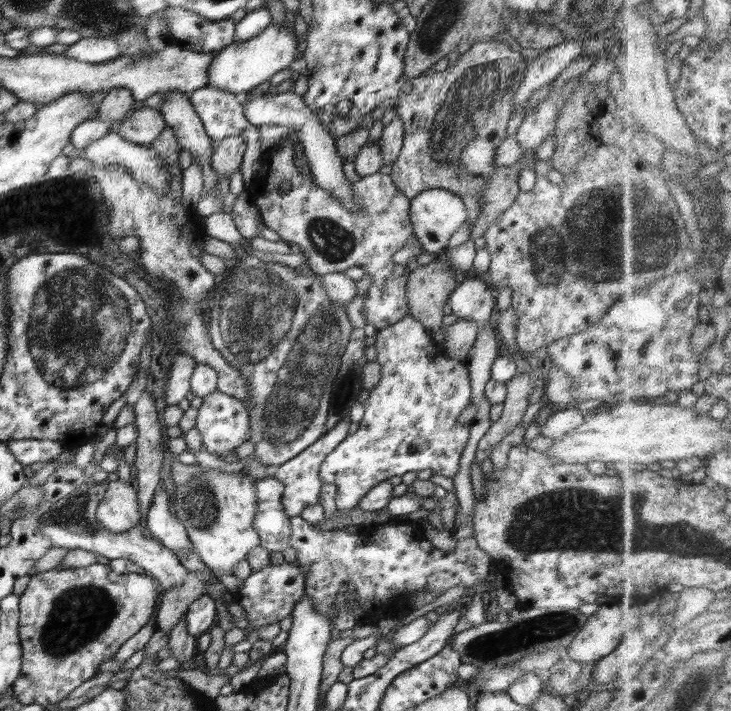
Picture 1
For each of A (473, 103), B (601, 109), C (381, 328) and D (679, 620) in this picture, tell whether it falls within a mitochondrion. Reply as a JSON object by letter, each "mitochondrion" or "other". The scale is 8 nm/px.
{"A":"mitochondrion","B":"other","C":"other","D":"other"}

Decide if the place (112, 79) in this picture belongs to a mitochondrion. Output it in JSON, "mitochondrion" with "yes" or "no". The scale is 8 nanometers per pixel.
{"mitochondrion":"no"}

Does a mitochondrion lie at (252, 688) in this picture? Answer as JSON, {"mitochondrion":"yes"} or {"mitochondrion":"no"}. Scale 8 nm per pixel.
{"mitochondrion":"no"}

